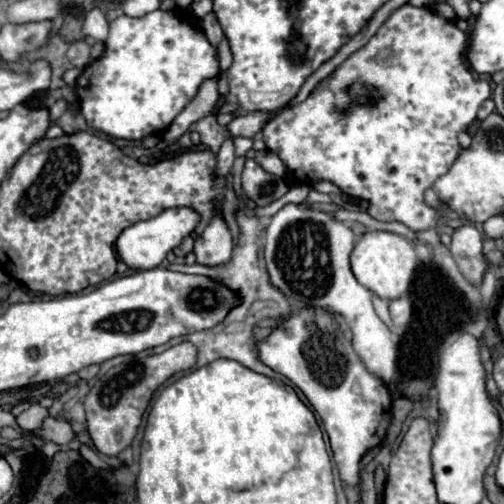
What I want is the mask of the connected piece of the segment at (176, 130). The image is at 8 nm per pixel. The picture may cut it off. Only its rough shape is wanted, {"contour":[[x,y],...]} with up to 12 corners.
{"contour":[[204,81],[196,99],[164,133],[178,141],[194,121],[214,111],[218,81]]}

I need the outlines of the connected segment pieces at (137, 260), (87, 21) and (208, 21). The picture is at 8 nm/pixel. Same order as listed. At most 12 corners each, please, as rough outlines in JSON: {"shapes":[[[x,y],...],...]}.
{"shapes":[[[166,209],[126,227],[116,253],[130,269],[158,267],[198,221]],[[102,7],[84,17],[82,35],[106,41],[108,21]],[[214,11],[202,17],[202,29],[218,47],[224,37]]]}

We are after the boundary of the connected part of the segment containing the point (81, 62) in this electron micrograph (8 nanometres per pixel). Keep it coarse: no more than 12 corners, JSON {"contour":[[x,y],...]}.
{"contour":[[72,41],[66,57],[78,69],[92,62],[91,46]]}

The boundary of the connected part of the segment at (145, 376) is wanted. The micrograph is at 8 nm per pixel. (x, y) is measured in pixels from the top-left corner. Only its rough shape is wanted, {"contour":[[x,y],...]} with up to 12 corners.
{"contour":[[184,341],[130,357],[98,377],[84,401],[96,449],[118,455],[154,391],[190,369]]}

